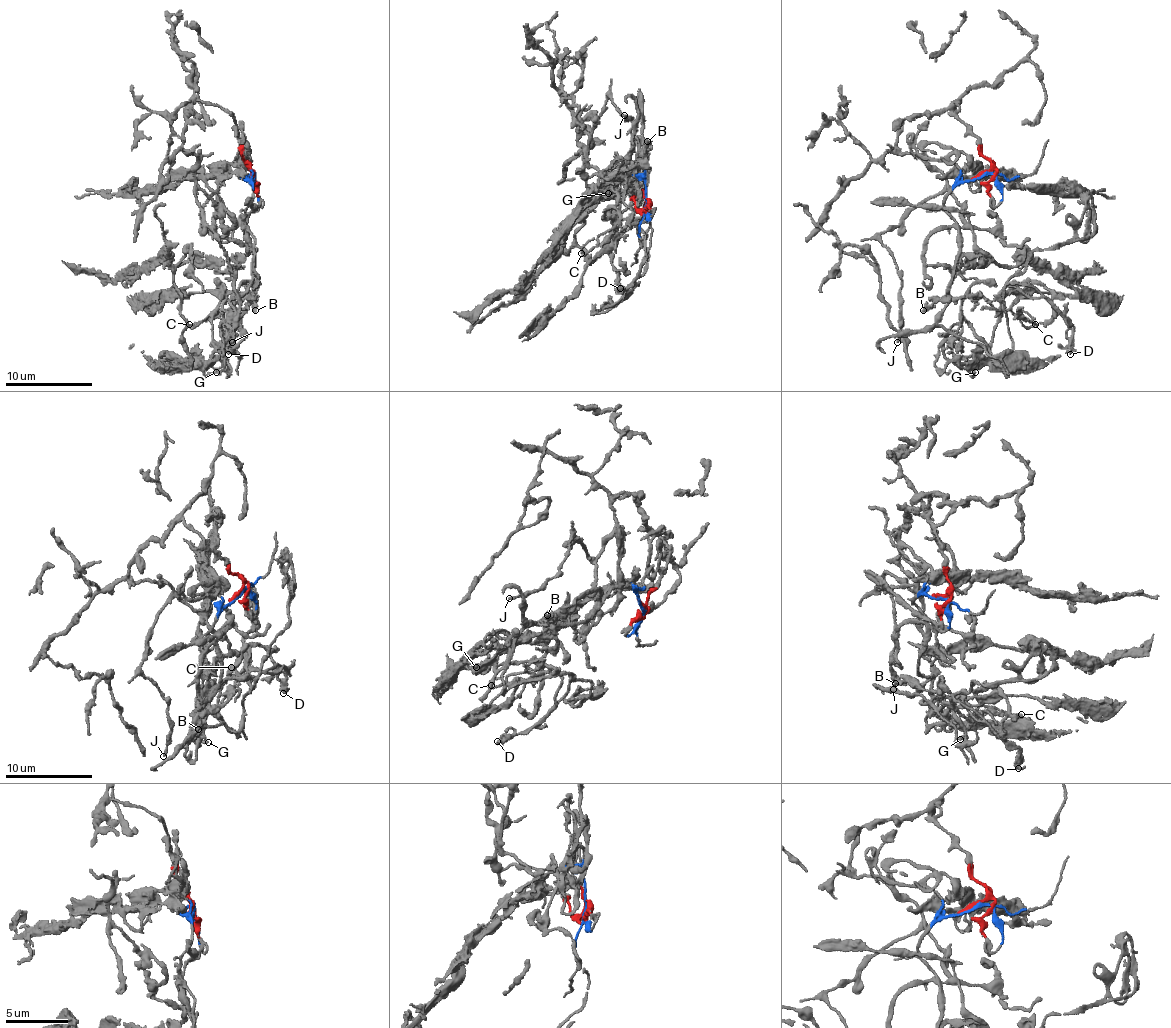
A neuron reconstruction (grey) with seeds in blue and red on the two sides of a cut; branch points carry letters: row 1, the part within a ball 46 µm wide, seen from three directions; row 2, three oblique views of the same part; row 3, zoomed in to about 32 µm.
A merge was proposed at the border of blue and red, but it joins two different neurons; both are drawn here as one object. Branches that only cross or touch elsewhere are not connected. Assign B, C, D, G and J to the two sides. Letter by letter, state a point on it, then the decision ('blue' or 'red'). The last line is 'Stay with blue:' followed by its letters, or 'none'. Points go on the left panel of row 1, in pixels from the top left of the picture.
B: place (255, 310); blue
C: place (189, 324); blue
D: place (228, 354); blue
G: place (216, 372); blue
J: place (232, 342); red
Stay with blue: B, C, D, G

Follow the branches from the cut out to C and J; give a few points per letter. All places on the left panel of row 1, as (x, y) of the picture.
C: (254, 174), (245, 222), (254, 256), (247, 293), (256, 298), (240, 298), (227, 311), (188, 324)
J: (254, 174), (232, 115), (197, 100), (182, 148), (197, 158), (195, 200), (234, 274), (232, 341)

